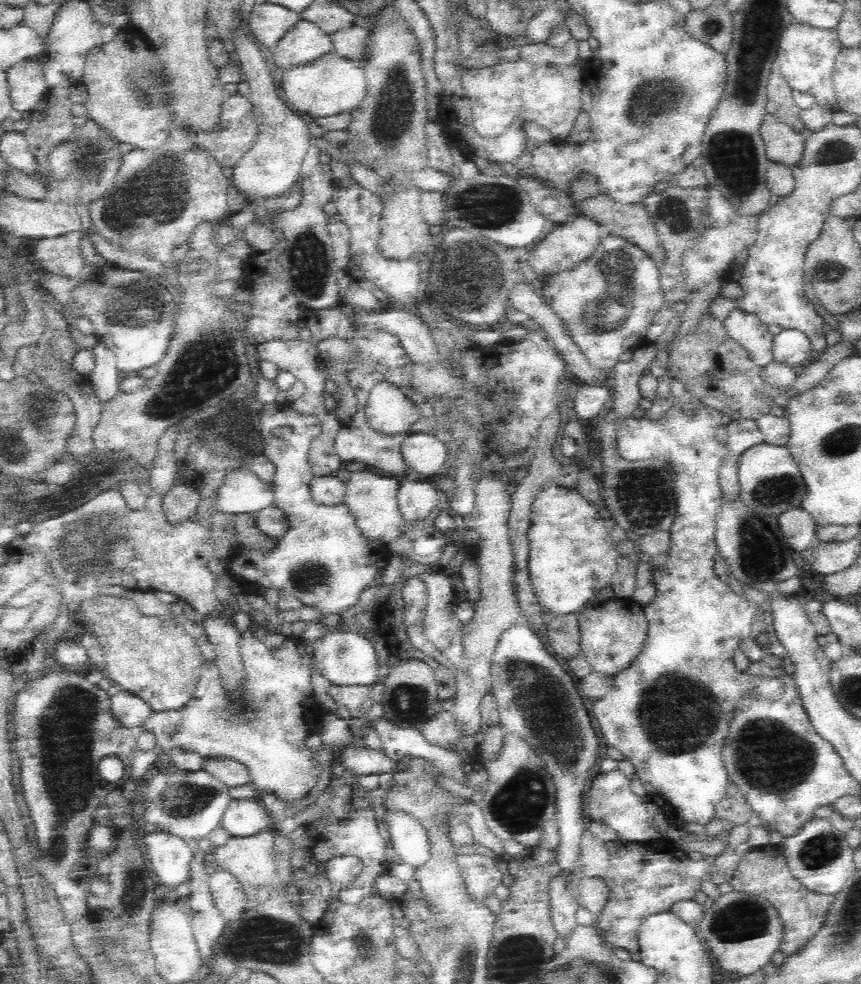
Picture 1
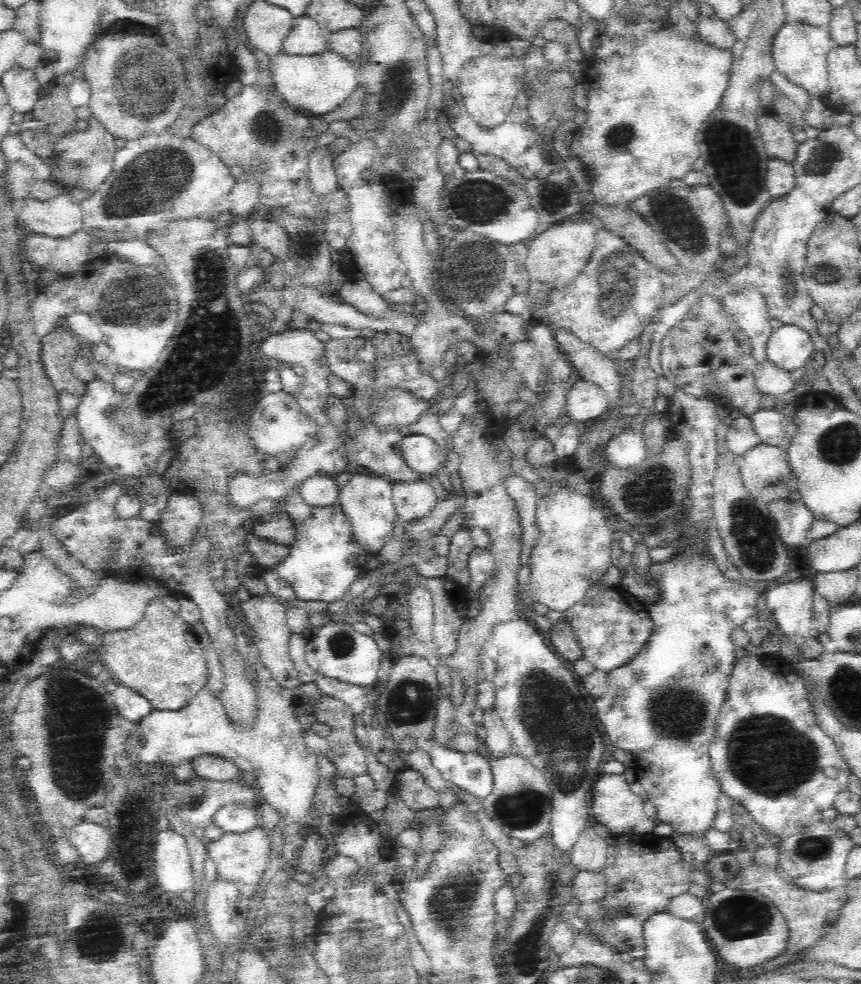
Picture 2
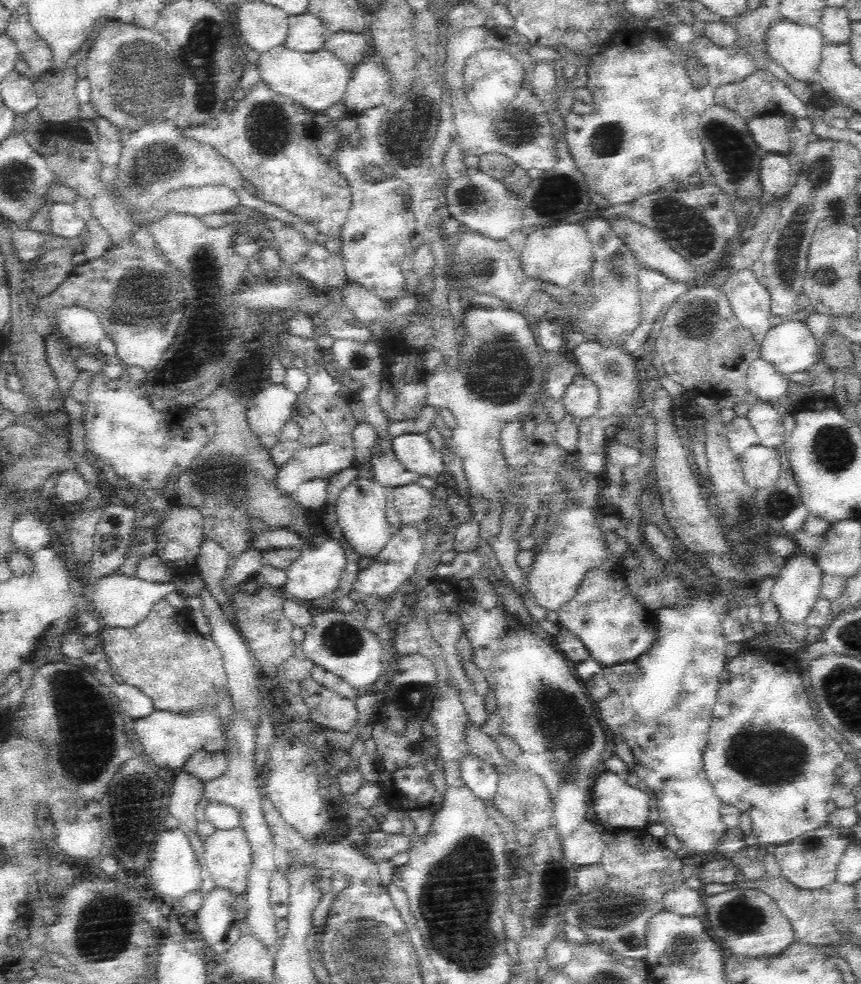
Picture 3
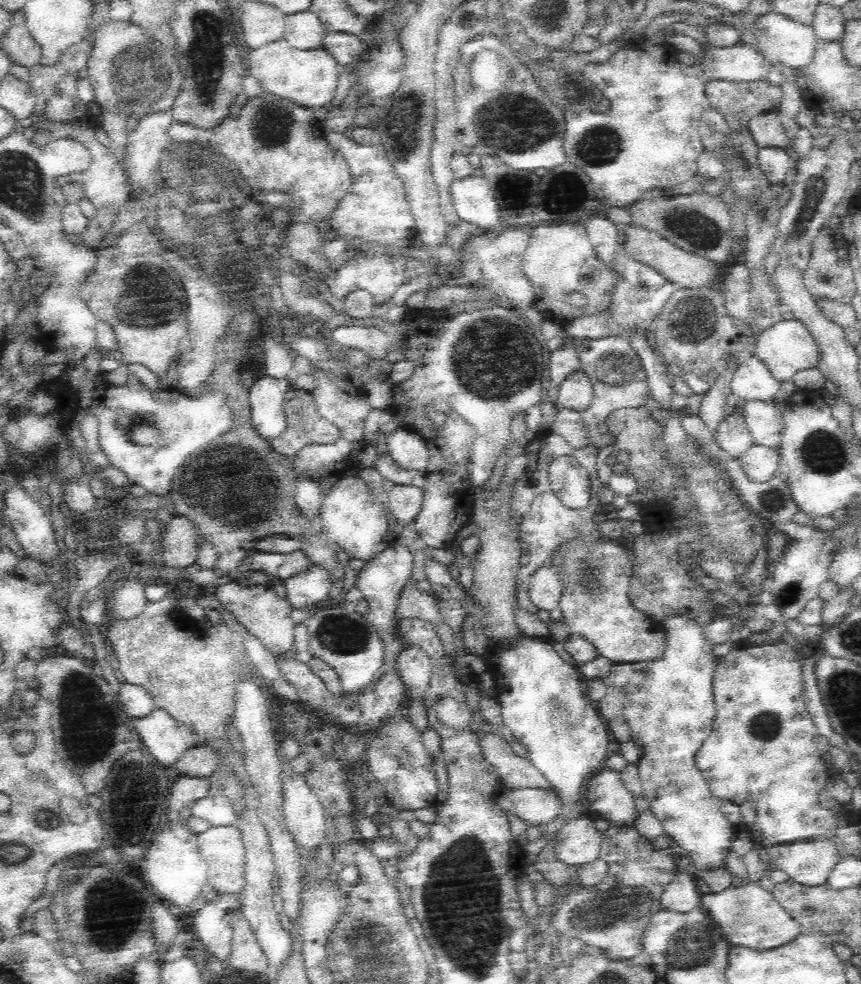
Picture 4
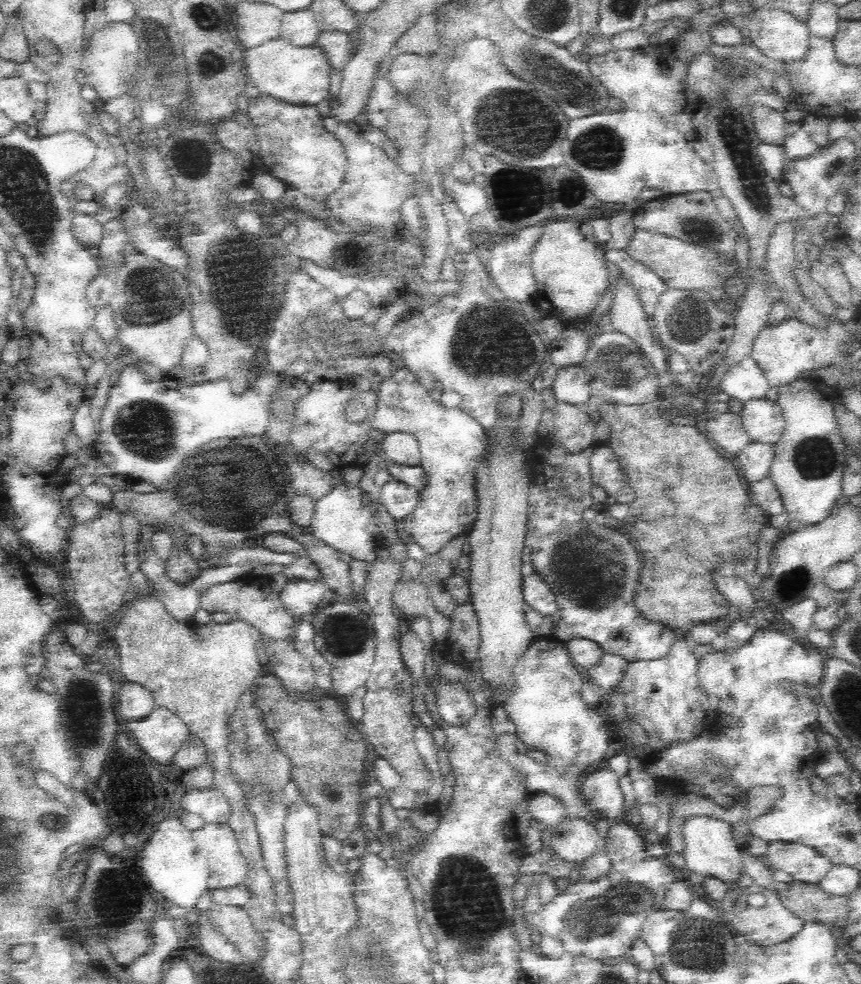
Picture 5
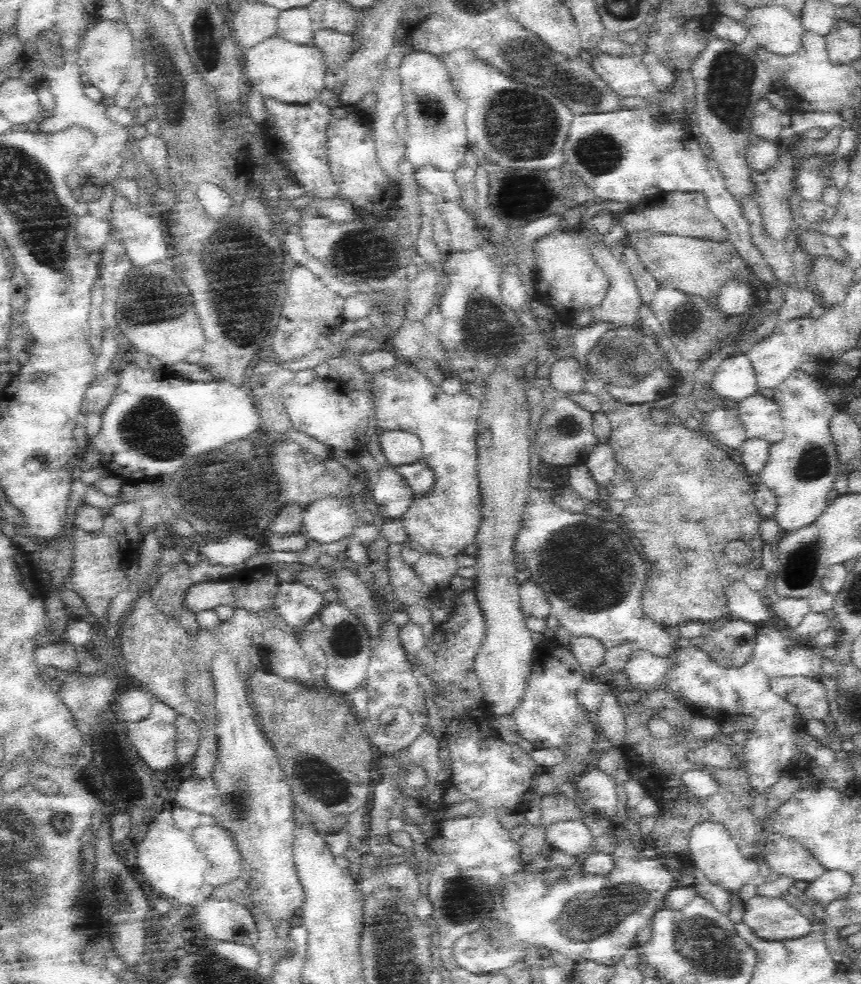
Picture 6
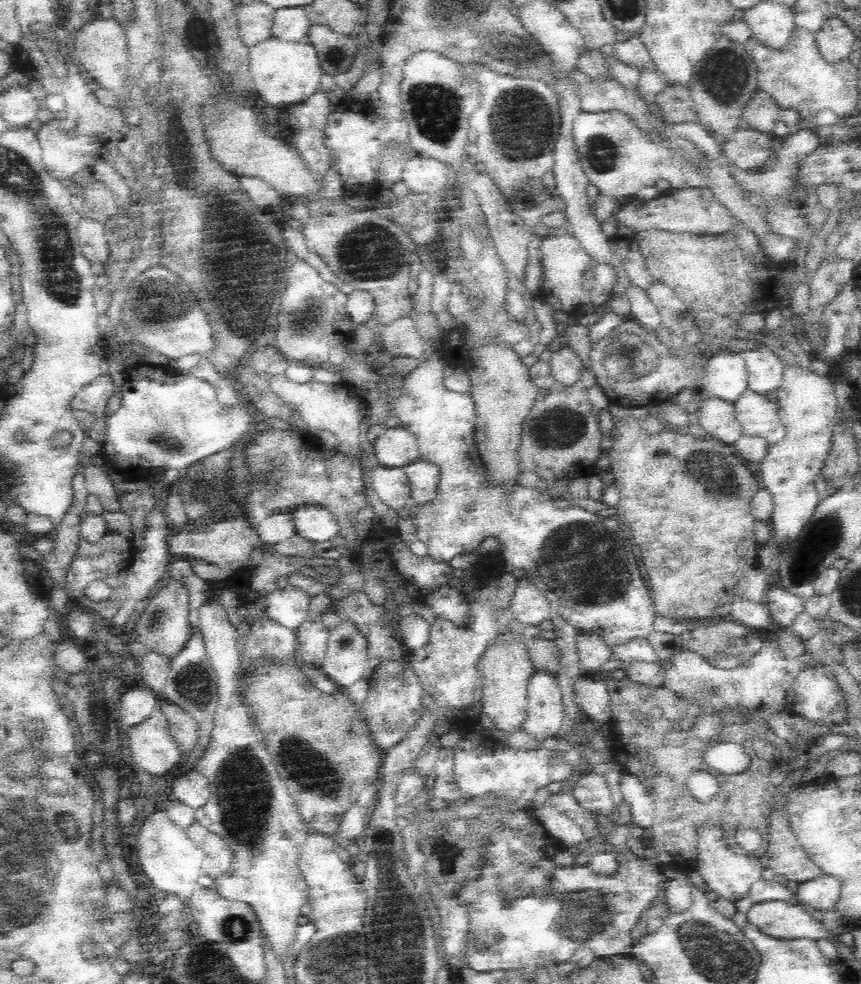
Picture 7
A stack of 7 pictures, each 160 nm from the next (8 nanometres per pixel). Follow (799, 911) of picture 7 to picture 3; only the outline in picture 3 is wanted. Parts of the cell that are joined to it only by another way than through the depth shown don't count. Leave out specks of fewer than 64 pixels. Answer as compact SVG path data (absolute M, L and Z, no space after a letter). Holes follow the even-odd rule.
M733 888L704 900L708 908L708 922L714 936L720 940L727 953L739 954L750 958L780 954L795 941L790 922L784 917L776 901L765 892L756 888Z

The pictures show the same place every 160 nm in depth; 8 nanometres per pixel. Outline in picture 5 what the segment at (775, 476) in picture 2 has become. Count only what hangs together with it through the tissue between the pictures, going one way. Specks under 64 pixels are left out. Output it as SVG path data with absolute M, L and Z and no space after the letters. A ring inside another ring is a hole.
M750 442L746 449L733 456L743 479L748 485L768 477L770 464L774 460L774 446L762 442Z

